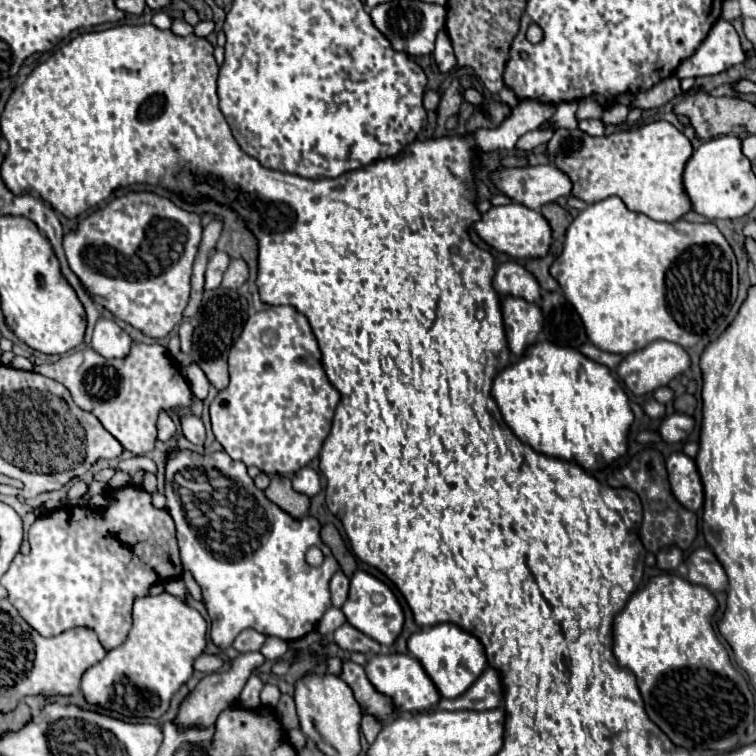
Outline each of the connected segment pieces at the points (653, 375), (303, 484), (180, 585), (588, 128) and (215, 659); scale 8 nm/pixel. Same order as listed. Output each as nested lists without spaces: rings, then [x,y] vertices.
[[[658,340],[638,352],[628,354],[616,372],[628,390],[642,396],[668,384],[674,376],[688,368],[690,356],[680,344]]]
[[[308,466],[302,468],[302,470],[298,470],[298,472],[294,474],[292,486],[294,486],[298,492],[306,494],[306,496],[316,496],[316,494],[322,490],[318,472],[312,470],[312,468],[308,468]]]
[[[174,578],[174,580],[164,582],[164,588],[166,588],[168,594],[172,594],[172,596],[180,598],[182,602],[186,602],[186,586],[184,586],[184,582],[180,578]]]
[[[584,120],[582,122],[582,126],[580,126],[580,130],[582,132],[586,132],[588,136],[602,136],[604,134],[604,124],[602,124],[602,120]]]
[[[203,653],[194,661],[194,670],[200,670],[204,674],[218,672],[224,666],[224,660],[220,656]]]

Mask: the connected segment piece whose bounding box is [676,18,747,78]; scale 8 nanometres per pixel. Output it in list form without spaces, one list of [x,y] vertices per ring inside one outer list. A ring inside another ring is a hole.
[[[720,18],[710,34],[706,36],[706,40],[702,42],[702,46],[694,52],[694,56],[686,58],[680,66],[678,66],[678,78],[688,78],[688,76],[712,76],[712,74],[720,74],[740,62],[747,59],[742,46],[740,46],[740,38],[734,30],[734,26]]]

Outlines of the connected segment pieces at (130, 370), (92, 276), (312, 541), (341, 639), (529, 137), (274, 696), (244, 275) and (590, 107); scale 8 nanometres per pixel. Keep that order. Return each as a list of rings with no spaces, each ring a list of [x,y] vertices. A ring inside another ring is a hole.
[[[132,340],[130,354],[124,358],[102,358],[92,348],[76,350],[68,356],[62,356],[54,364],[34,366],[36,372],[64,384],[72,400],[86,412],[92,412],[100,424],[132,454],[146,454],[154,450],[158,436],[158,414],[168,412],[176,414],[180,408],[192,404],[192,390],[188,380],[182,376],[178,364],[170,358],[166,346],[162,344],[144,344]]]
[[[130,192],[84,218],[76,230],[64,236],[64,250],[72,272],[80,278],[92,300],[100,302],[116,318],[158,340],[168,336],[172,328],[182,322],[182,310],[190,296],[192,262],[198,252],[200,238],[200,216],[180,210],[170,200],[152,192]]]
[[[170,450],[170,458],[168,458],[168,464],[166,464],[166,498],[168,498],[168,504],[166,504],[166,510],[172,514],[174,522],[176,522],[176,530],[178,530],[178,544],[180,544],[180,554],[182,554],[182,564],[184,568],[194,576],[194,580],[200,584],[202,588],[202,594],[204,594],[204,600],[206,600],[206,608],[208,608],[208,616],[212,620],[212,628],[210,628],[210,640],[220,646],[220,648],[228,648],[232,646],[232,640],[246,628],[254,628],[258,632],[262,632],[264,636],[276,636],[276,638],[282,638],[282,640],[296,640],[300,636],[306,636],[308,632],[316,630],[318,628],[318,622],[320,618],[324,616],[324,612],[332,606],[330,602],[330,590],[328,590],[328,582],[330,582],[330,576],[340,570],[336,558],[332,556],[330,548],[320,540],[320,522],[312,516],[302,516],[300,520],[292,518],[288,512],[284,512],[282,508],[278,508],[274,502],[270,502],[266,498],[266,494],[262,490],[258,490],[254,486],[254,480],[248,476],[246,472],[246,466],[242,462],[236,462],[232,460],[226,452],[214,452],[214,454],[196,454],[196,452],[190,452],[190,450]],[[188,470],[200,470],[204,476],[206,476],[206,482],[210,484],[204,484],[204,486],[196,486],[196,482],[190,482],[188,484],[178,484],[176,482],[176,474],[184,474]],[[310,546],[318,546],[322,552],[324,552],[324,564],[314,568],[310,566],[306,560],[304,560],[304,554]]]
[[[344,622],[344,624],[332,634],[332,640],[334,640],[342,650],[362,652],[362,654],[366,654],[366,656],[374,656],[374,654],[378,654],[380,648],[382,648],[374,638],[362,634],[360,630],[356,630],[356,628],[354,628],[352,624],[348,624],[348,622]]]
[[[538,128],[523,135],[518,140],[516,146],[520,150],[530,152],[537,146],[548,143],[552,135],[553,131],[551,129],[540,130]]]
[[[267,683],[263,686],[260,693],[260,700],[264,706],[276,708],[276,704],[278,704],[278,700],[280,700],[280,690],[278,690],[275,685]]]
[[[232,260],[222,276],[224,288],[240,288],[248,280],[248,266],[244,260]]]
[[[584,98],[582,102],[578,102],[578,120],[584,120],[584,118],[600,118],[602,112],[606,108],[602,108],[598,102],[594,102],[594,98]]]

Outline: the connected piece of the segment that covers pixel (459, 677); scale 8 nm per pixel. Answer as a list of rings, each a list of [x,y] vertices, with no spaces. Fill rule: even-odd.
[[[436,624],[412,634],[408,640],[408,652],[422,662],[444,698],[458,698],[464,694],[488,666],[482,642],[456,624]]]

